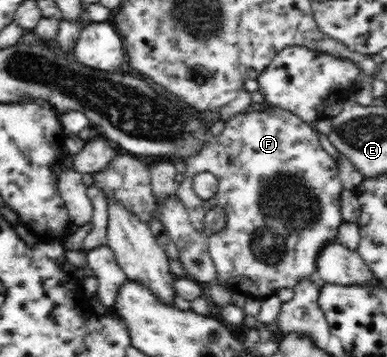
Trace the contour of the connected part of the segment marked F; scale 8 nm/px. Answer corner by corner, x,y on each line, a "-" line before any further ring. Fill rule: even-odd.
279,107
265,112
235,114
224,126
219,136
204,144
196,155
183,160
186,170
176,192
196,230
204,229
205,215
213,207
221,207
227,214
225,228
208,237
209,253
217,270
216,282
232,291
261,299
283,288
295,289
302,279
318,282
315,277
318,253
323,246
336,240
338,228
344,223
339,202
343,184
336,162
321,147
312,124
-
205,171
212,172
219,180
218,191
208,200
201,199
193,191
193,177

